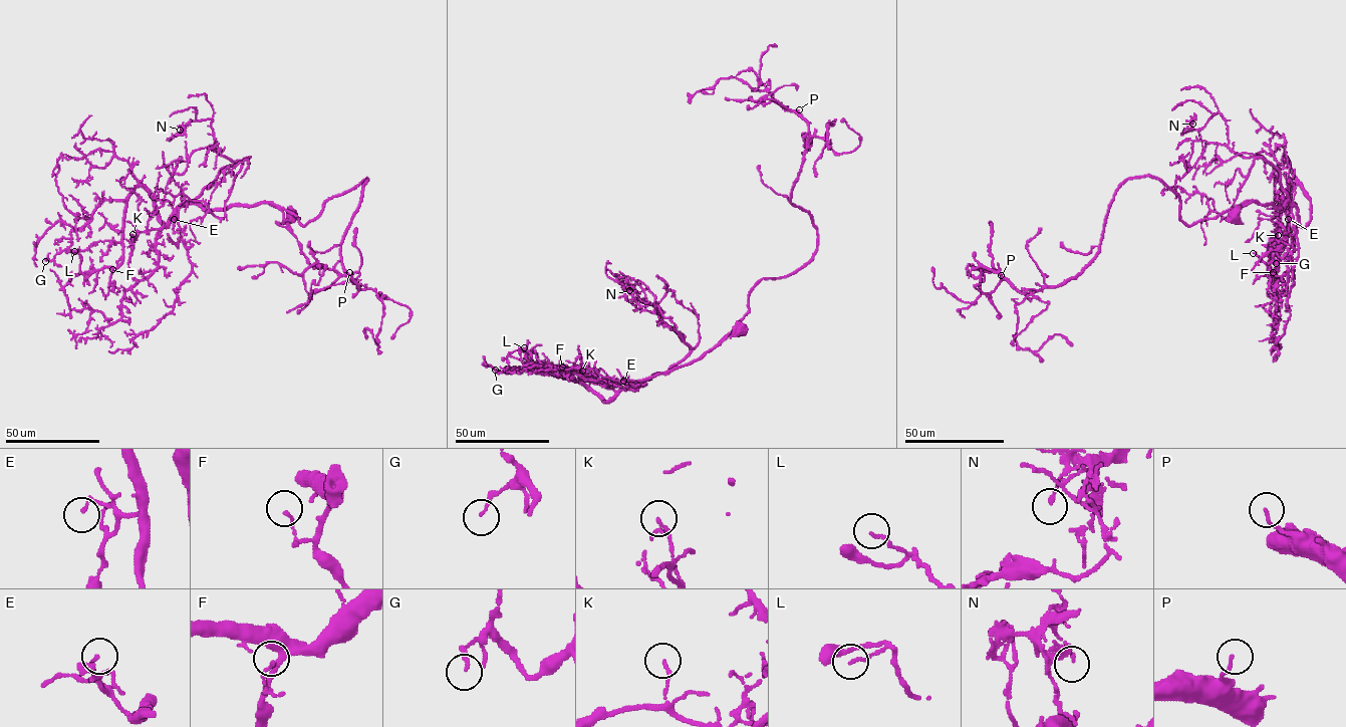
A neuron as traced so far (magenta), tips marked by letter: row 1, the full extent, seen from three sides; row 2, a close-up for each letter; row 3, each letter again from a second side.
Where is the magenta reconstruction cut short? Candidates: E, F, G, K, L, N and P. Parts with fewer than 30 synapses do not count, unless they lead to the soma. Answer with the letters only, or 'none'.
K

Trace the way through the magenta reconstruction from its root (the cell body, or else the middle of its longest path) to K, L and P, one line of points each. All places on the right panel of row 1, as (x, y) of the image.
K: (1235, 217), (1239, 208), (1251, 202), (1278, 209), (1292, 202), (1299, 225), (1284, 241), (1278, 235)
L: (1235, 217), (1251, 202), (1292, 202), (1305, 227), (1310, 198), (1292, 187), (1286, 246), (1269, 279), (1253, 253)
P: (1235, 217), (1238, 207), (1187, 225), (1172, 190), (1130, 177), (1080, 273), (1028, 293), (1001, 275)

